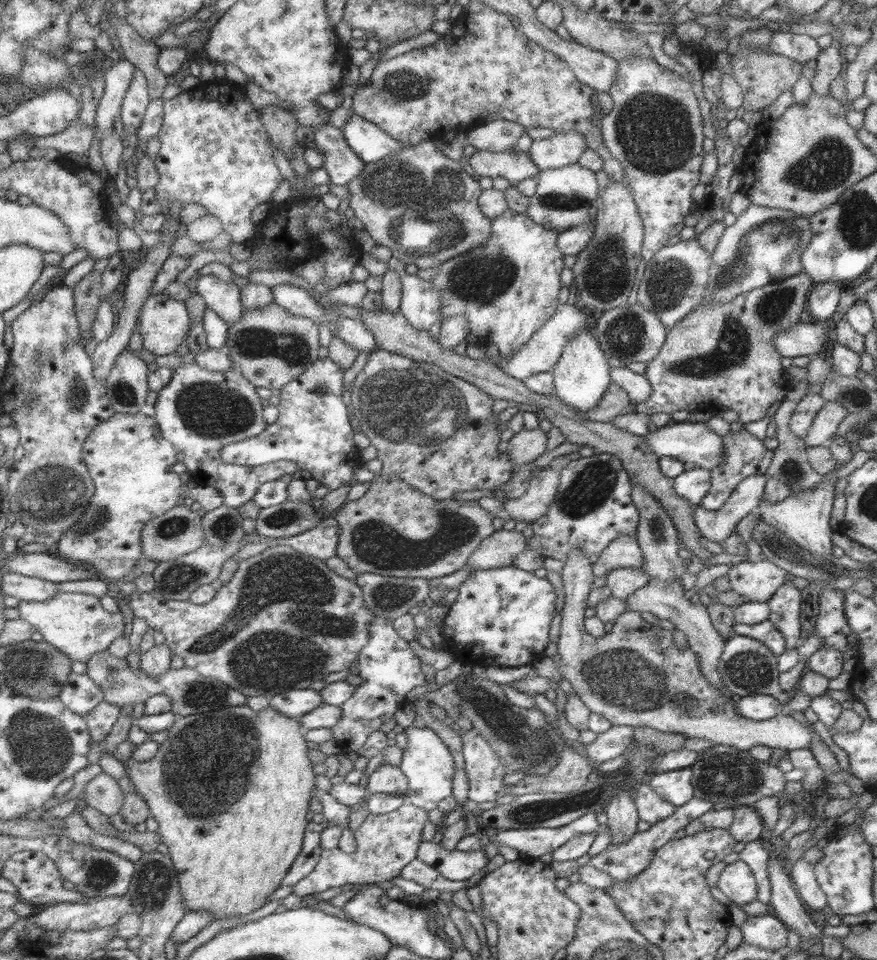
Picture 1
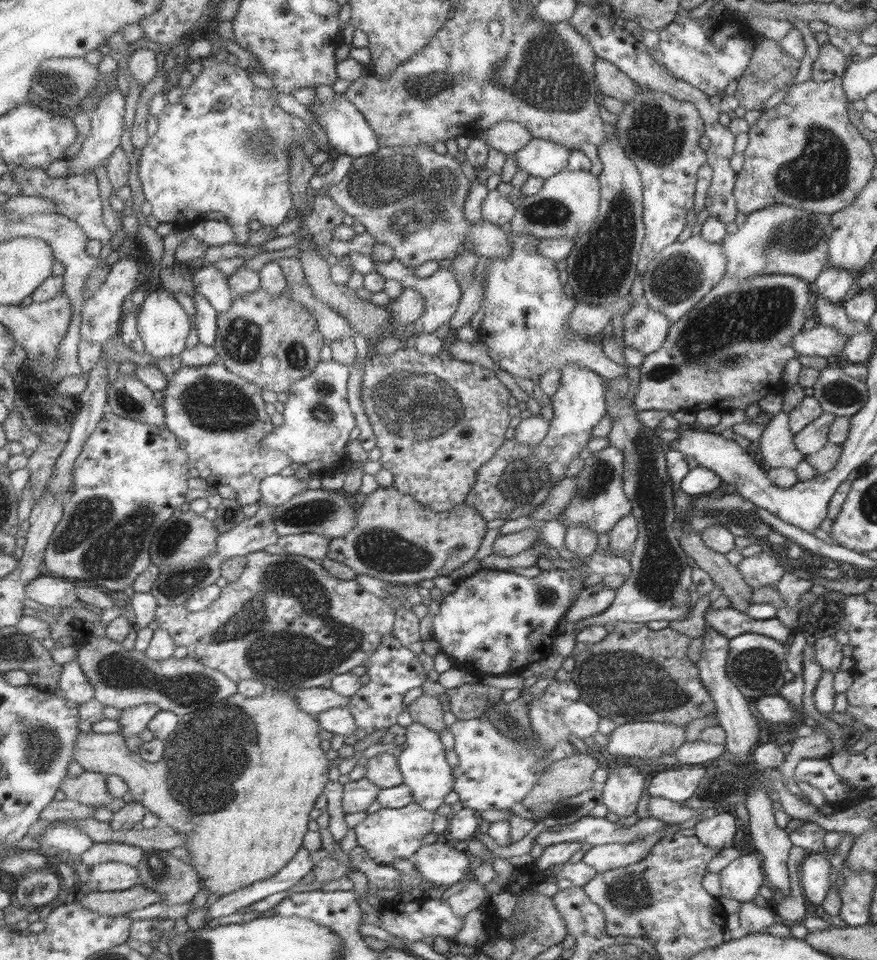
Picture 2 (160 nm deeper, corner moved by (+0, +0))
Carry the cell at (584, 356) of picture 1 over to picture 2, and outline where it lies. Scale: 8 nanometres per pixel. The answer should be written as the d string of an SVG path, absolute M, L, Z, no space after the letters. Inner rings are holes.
M568 364L560 369L561 380L557 390L550 397L553 416L548 422L548 431L539 442L522 445L518 444L514 436L504 441L495 449L495 452L479 465L475 471L474 483L471 483L468 493L463 499L463 504L470 506L483 520L493 519L515 520L519 516L530 517L534 508L541 504L543 497L561 480L565 474L565 467L571 460L578 458L579 452L585 448L590 440L591 430L606 414L605 403L606 389L603 386L602 377L586 368L576 364Z

